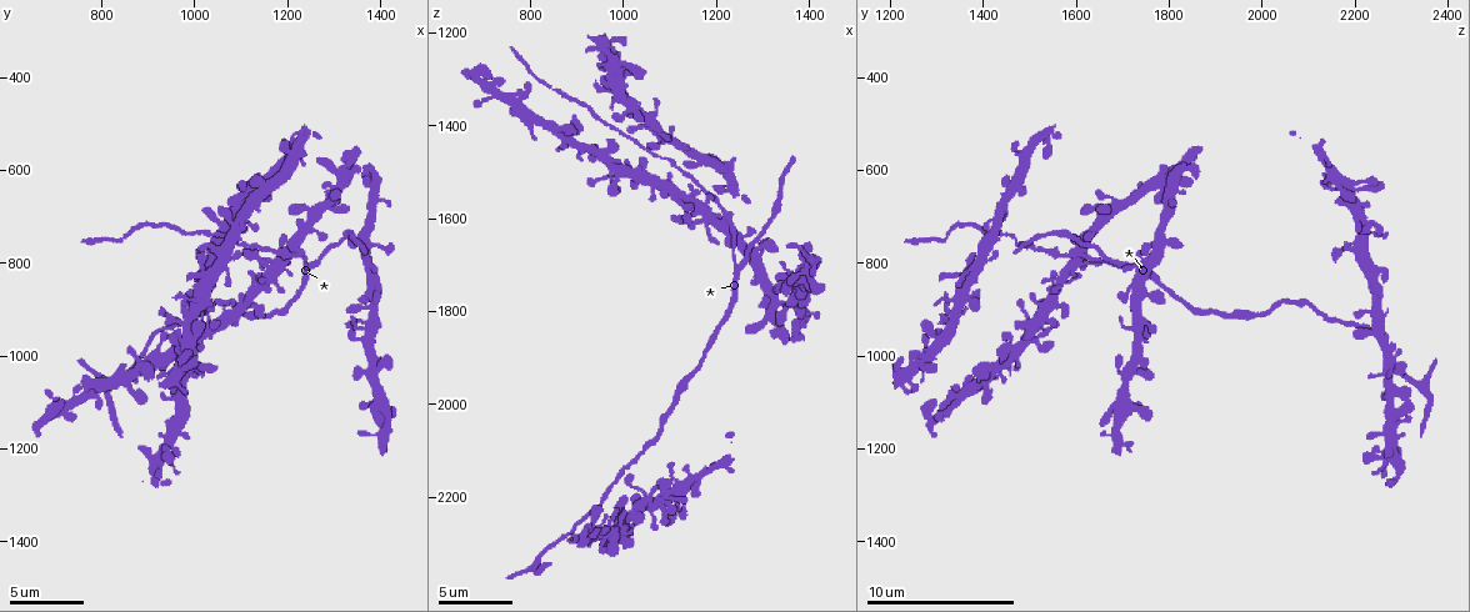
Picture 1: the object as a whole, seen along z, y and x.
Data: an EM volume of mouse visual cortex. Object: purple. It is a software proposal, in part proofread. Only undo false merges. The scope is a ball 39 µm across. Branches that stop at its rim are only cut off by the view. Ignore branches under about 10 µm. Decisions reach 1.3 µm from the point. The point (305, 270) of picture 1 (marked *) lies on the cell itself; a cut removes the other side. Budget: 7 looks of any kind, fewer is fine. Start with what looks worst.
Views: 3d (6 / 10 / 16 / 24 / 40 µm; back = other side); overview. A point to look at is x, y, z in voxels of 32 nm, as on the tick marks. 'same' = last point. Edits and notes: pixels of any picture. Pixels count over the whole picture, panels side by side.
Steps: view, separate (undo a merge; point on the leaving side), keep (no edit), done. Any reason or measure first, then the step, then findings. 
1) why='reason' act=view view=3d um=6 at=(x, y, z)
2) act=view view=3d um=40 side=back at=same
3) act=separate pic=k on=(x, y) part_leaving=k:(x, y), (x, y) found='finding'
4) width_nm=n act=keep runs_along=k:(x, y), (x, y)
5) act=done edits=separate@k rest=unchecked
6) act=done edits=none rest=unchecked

why='branch point' act=view view=3d um=10 at=(970, 930, 2185)

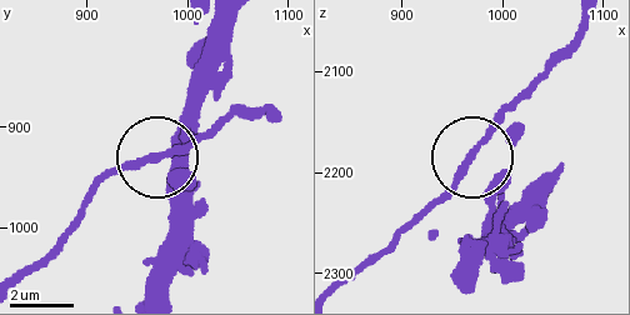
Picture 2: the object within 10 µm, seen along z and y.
act=view view=3d um=6 at=(970, 932, 2186)

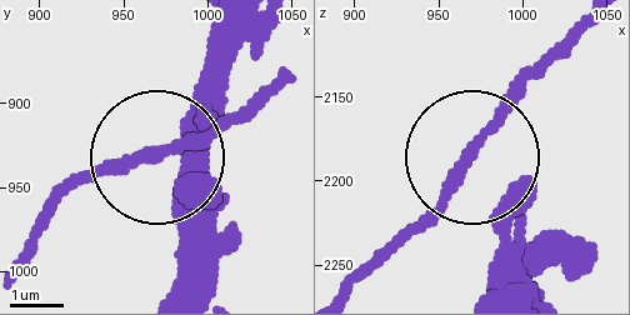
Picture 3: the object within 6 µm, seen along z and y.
width_nm=160 act=keep found='one cell here'

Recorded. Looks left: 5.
why='three arms meet' act=view view=3d um=16 at=(1280, 745, 1630)

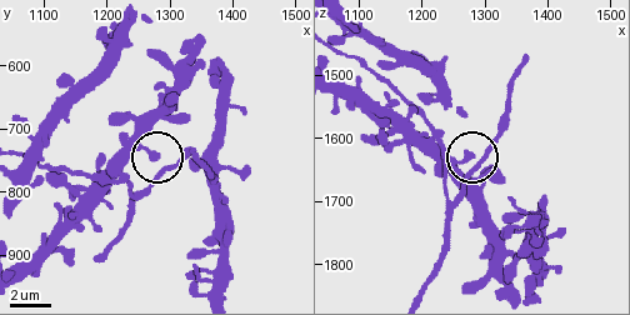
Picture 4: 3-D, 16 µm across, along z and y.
arms=3 act=keep runs_along=4:(133, 200), (158, 171), (158, 161), (135, 123) found='all the same cell'

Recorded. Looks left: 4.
why='three-way junction' act=view view=3d um=10 at=(1020, 735, 1430)

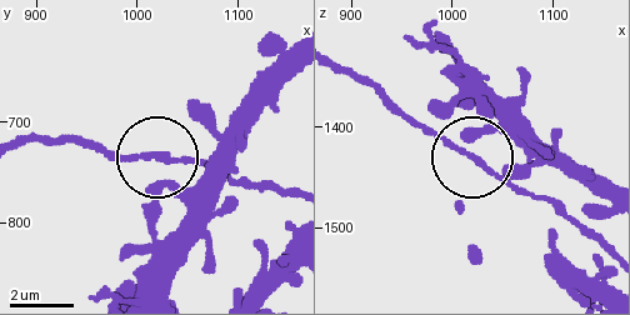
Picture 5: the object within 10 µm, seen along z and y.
arms=3 act=keep found='continuous, no second cell'

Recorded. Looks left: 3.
act=done edits=none rest=unchecked

